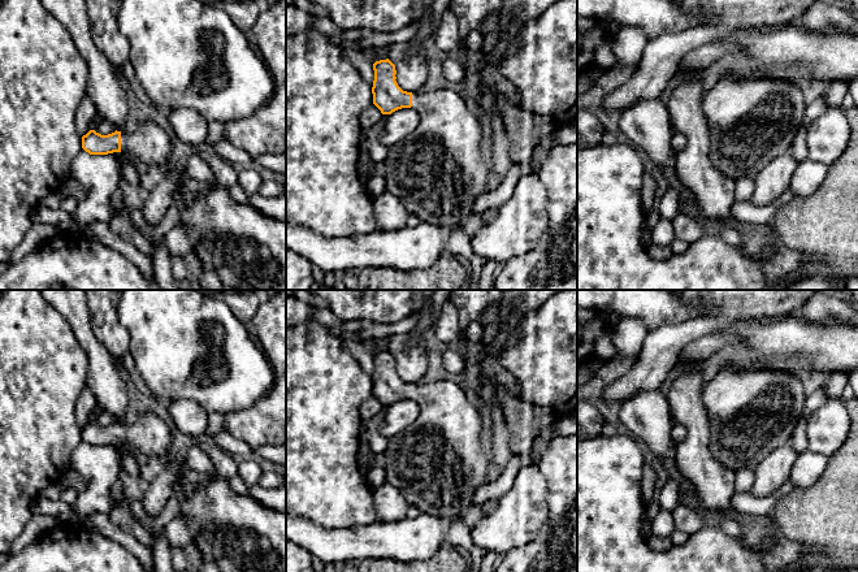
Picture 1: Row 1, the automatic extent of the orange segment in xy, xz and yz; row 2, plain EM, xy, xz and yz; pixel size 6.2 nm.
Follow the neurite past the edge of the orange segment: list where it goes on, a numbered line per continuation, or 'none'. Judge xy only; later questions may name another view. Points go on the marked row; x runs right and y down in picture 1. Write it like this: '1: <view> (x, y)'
1: xy (150, 144)

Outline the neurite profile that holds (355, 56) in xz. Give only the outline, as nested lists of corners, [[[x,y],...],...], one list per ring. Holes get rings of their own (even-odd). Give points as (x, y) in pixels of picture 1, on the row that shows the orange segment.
[[[344,48],[342,49],[346,58],[348,58],[354,66],[360,72],[364,81],[368,83],[369,87],[373,87],[374,81],[374,70],[373,64],[368,62],[363,55],[363,51],[354,49],[354,48]]]

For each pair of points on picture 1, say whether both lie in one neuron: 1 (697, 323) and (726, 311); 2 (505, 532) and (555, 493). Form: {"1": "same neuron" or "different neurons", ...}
{"1": "same neuron", "2": "different neurons"}

